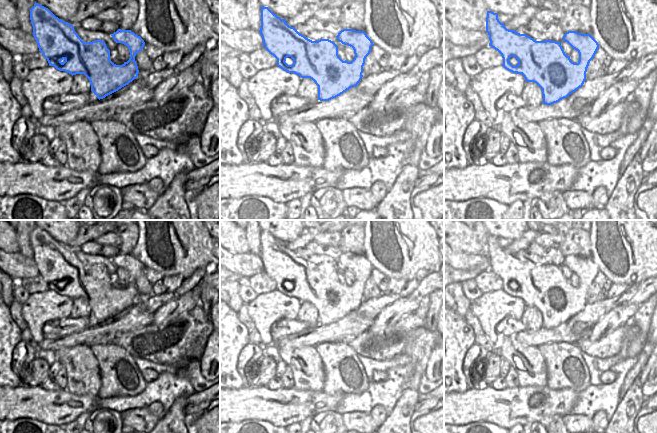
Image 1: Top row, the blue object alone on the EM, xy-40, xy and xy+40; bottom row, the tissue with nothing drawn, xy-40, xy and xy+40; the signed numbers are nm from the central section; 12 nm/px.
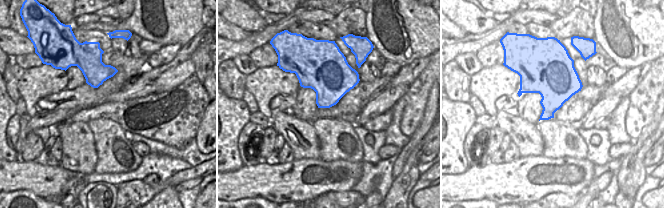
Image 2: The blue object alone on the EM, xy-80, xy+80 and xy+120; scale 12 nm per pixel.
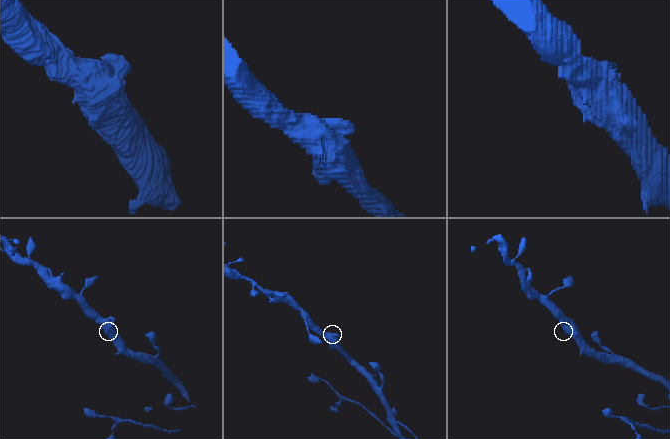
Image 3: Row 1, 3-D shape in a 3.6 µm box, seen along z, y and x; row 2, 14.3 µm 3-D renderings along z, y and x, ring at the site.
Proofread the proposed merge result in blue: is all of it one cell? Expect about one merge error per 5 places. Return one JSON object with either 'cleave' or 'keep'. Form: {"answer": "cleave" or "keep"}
{"answer": "keep"}

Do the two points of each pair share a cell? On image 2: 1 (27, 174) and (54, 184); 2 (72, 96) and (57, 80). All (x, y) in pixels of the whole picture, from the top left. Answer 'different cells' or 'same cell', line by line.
1: same cell
2: different cells

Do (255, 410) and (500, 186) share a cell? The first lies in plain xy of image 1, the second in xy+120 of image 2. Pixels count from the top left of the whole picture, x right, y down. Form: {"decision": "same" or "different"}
{"decision": "same"}

